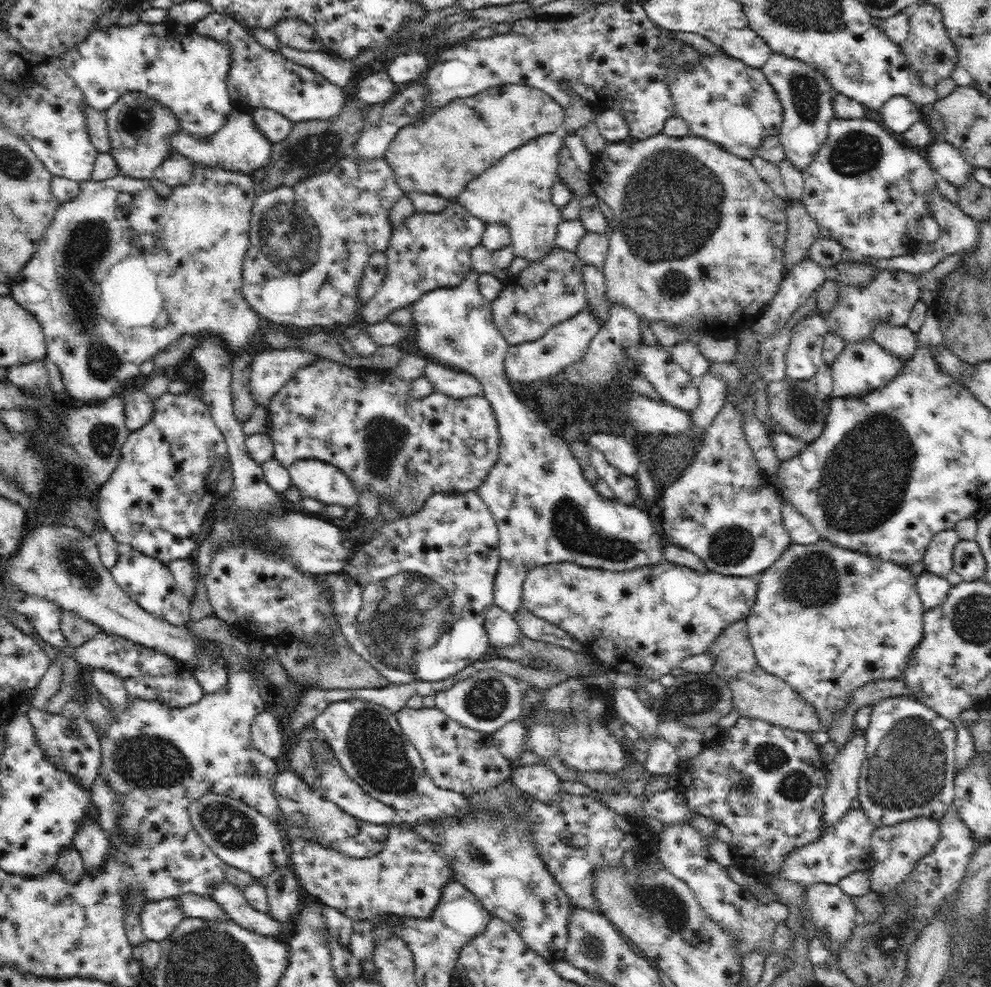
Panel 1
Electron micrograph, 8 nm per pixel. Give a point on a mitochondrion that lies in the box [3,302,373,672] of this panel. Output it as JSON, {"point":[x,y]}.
{"point":[70,558]}

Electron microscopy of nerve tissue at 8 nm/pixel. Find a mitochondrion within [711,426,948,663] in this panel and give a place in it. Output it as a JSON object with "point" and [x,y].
{"point":[811,581]}

